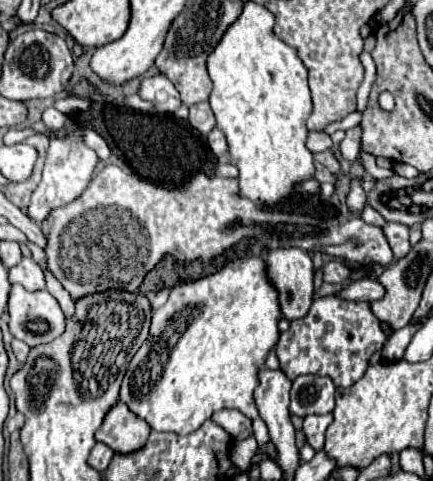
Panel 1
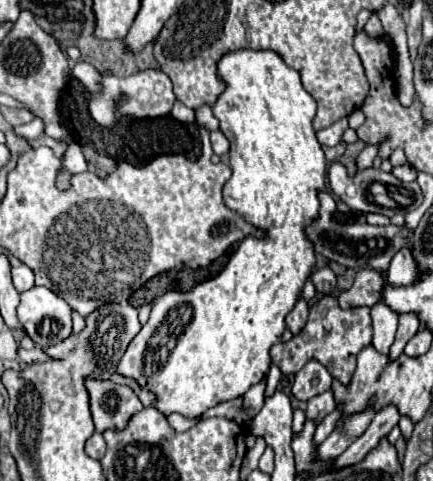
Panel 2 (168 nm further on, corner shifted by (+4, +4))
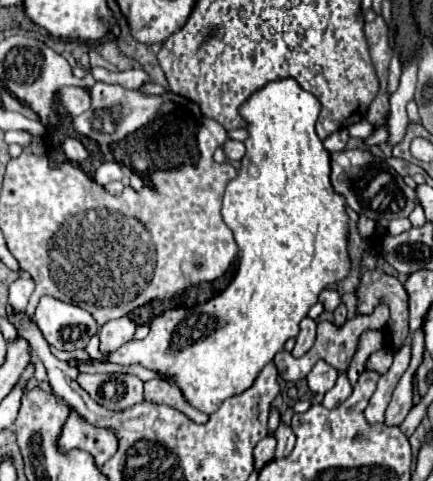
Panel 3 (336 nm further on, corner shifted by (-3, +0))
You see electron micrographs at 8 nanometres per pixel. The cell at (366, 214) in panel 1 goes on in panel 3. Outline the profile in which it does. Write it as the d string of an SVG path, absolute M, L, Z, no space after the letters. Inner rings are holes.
M398 218L398 220L390 220L386 230L388 230L388 234L396 236L396 234L402 234L402 232L406 232L408 228L412 228L412 224L408 222L408 218Z

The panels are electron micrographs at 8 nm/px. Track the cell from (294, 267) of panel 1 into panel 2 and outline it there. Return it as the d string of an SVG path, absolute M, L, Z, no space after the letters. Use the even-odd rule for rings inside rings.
M299 300L299 302L295 304L295 308L287 314L287 328L289 328L293 334L301 332L301 328L307 324L307 314L309 314L307 302L305 302L305 300Z

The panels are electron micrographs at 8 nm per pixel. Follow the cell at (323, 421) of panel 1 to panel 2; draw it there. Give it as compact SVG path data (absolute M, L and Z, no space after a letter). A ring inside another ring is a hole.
M329 390L329 392L323 392L321 396L313 396L313 400L307 402L305 414L307 414L307 418L321 422L329 412L335 410L335 406L337 406L337 402L333 398L333 390Z

